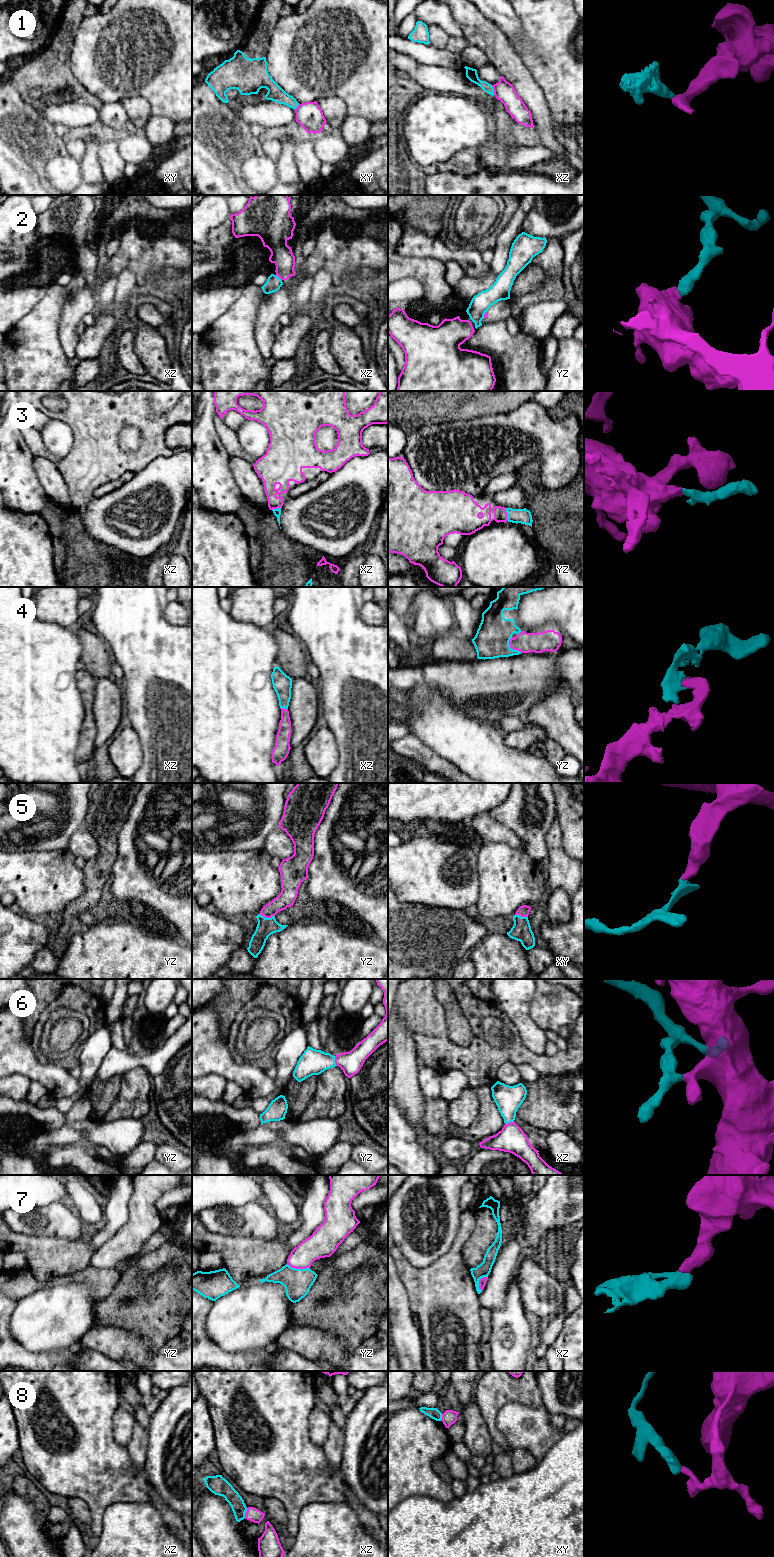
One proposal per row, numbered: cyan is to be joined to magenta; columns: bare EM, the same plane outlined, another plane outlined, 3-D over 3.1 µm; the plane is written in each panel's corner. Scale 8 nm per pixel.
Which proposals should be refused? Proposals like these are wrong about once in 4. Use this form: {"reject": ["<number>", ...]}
{"reject": ["1", "2", "7", "8"]}

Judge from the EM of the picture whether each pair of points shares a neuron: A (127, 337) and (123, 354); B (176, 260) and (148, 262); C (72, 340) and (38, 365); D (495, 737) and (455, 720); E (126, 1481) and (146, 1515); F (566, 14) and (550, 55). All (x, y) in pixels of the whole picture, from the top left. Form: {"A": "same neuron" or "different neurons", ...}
{"A": "same neuron", "B": "same neuron", "C": "different neurons", "D": "same neuron", "E": "different neurons", "F": "same neuron"}

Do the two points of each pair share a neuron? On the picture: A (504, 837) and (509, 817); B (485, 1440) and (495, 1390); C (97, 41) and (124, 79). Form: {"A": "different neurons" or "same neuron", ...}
{"A": "different neurons", "B": "different neurons", "C": "same neuron"}

